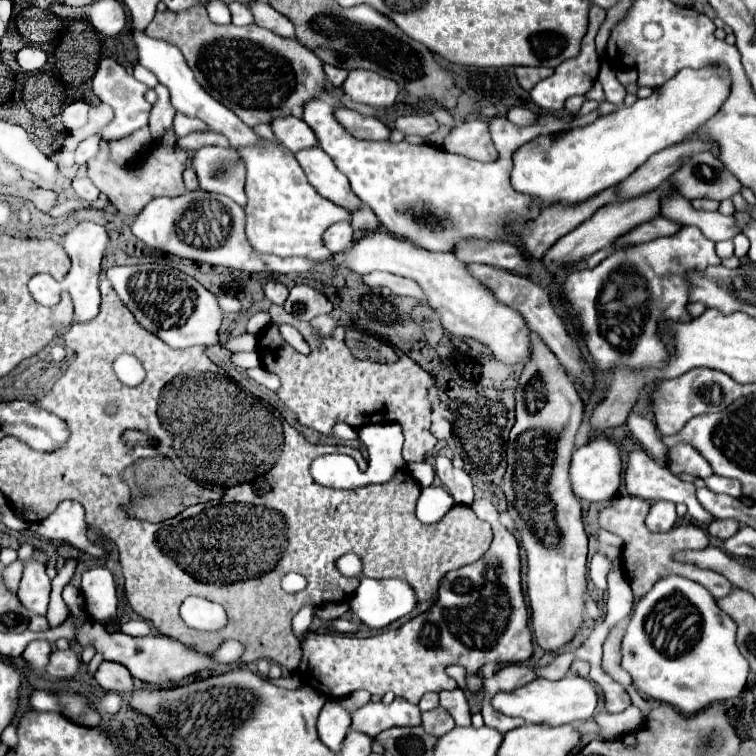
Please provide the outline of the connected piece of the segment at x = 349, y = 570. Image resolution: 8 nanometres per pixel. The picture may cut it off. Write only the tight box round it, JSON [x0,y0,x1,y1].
[338,554,360,576]

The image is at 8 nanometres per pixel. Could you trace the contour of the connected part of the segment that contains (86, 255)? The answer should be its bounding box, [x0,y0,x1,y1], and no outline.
[62,222,108,322]

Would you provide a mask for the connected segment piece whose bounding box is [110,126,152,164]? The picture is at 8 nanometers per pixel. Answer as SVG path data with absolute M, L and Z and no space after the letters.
M146 126L146 128L142 128L142 130L132 132L132 134L126 136L126 138L112 140L112 142L110 142L110 156L112 156L118 164L130 164L150 142L152 142L152 136L150 136L150 128Z

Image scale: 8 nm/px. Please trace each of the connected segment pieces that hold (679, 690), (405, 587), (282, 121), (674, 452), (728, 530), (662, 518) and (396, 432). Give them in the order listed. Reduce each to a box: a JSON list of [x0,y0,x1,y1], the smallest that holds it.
[[622,576,748,714],[350,576,416,628],[270,116,316,152],[666,444,714,478],[708,520,738,540],[646,502,676,532],[358,424,406,482]]

